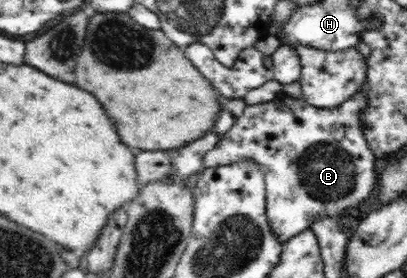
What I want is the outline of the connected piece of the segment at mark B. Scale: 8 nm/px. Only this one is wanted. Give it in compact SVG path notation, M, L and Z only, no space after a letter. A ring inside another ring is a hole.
M362 89L332 109L315 107L309 105L304 98L293 99L289 96L275 98L267 103L247 105L233 127L222 135L217 147L204 155L202 164L205 168L224 166L240 161L241 158L257 162L265 176L269 226L273 228L273 234L277 234L277 238L285 243L311 228L317 219L341 218L345 211L359 207L377 190L376 157L361 127L361 113L366 108L367 94Z

